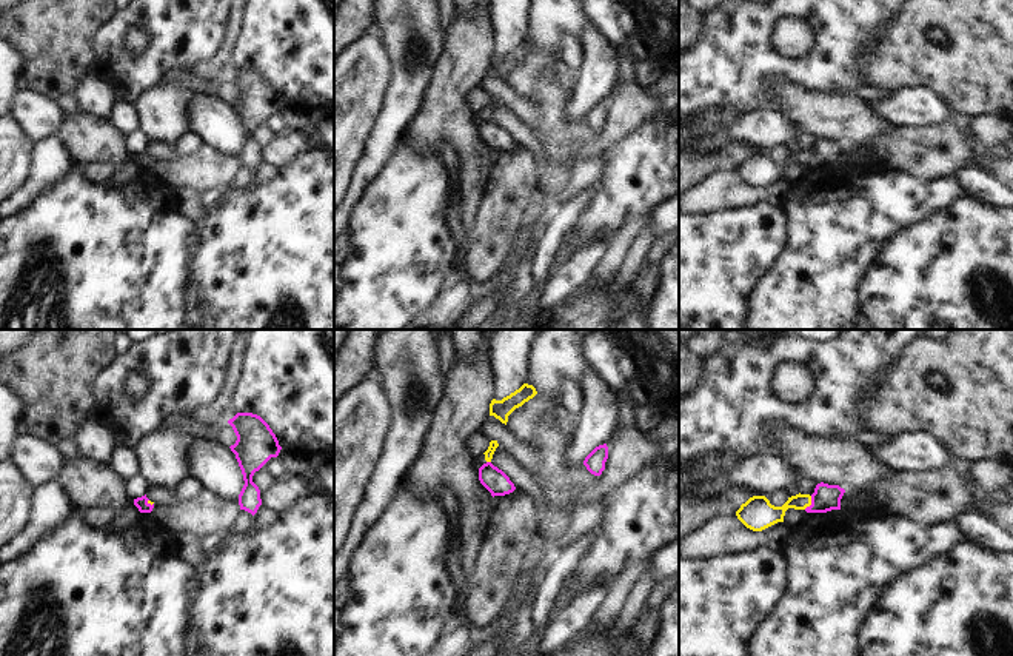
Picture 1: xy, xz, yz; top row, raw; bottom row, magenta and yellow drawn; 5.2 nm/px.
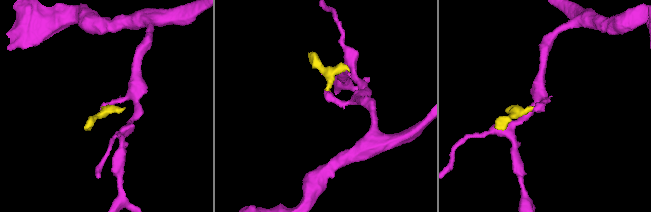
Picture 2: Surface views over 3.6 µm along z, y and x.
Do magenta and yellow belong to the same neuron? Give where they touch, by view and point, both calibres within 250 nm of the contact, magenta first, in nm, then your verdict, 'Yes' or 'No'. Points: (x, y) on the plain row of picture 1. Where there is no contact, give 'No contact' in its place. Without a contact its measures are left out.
Touches magenta at yz (812, 159). Thickness 140 nm (magenta) against 130 nm. Yes.

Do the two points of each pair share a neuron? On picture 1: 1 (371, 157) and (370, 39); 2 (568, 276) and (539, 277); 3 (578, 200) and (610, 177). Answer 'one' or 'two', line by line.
1: two
2: two
3: two

